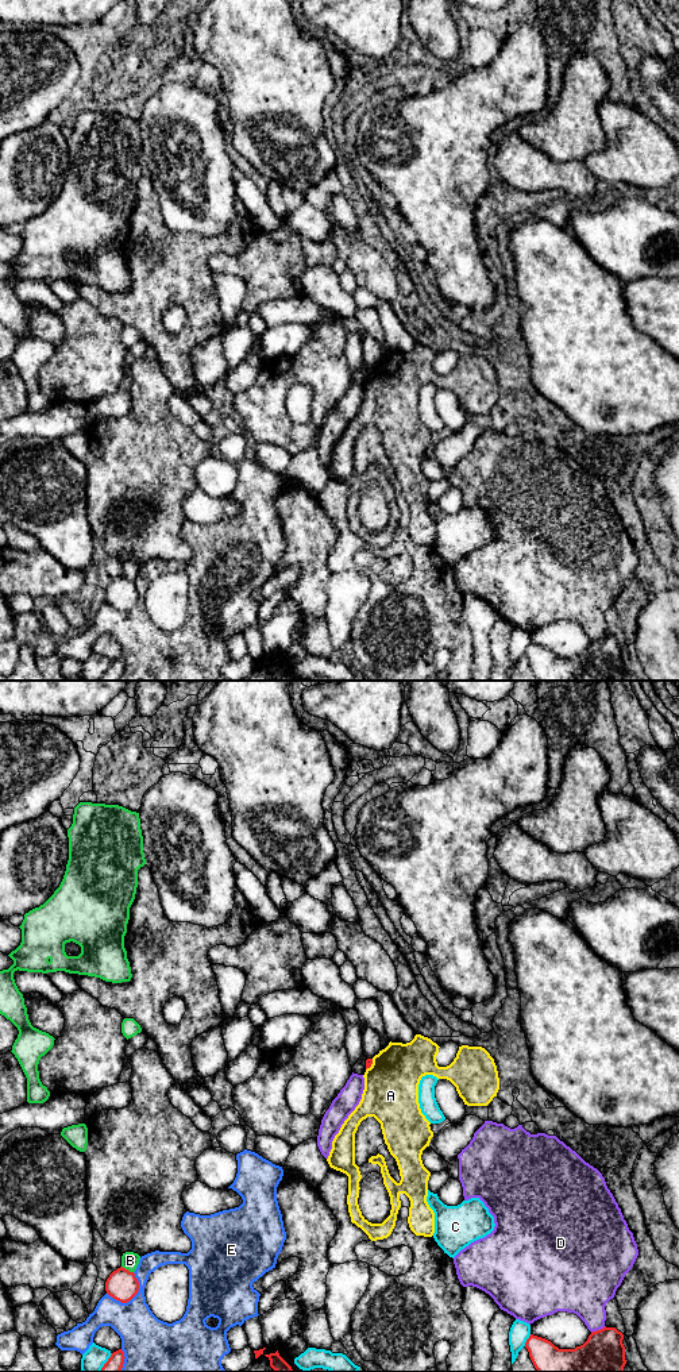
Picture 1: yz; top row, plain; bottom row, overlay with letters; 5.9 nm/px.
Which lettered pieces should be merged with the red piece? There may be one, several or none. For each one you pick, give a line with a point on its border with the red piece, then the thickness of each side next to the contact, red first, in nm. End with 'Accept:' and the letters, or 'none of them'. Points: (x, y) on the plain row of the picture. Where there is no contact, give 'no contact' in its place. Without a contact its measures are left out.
Accept: none of them

